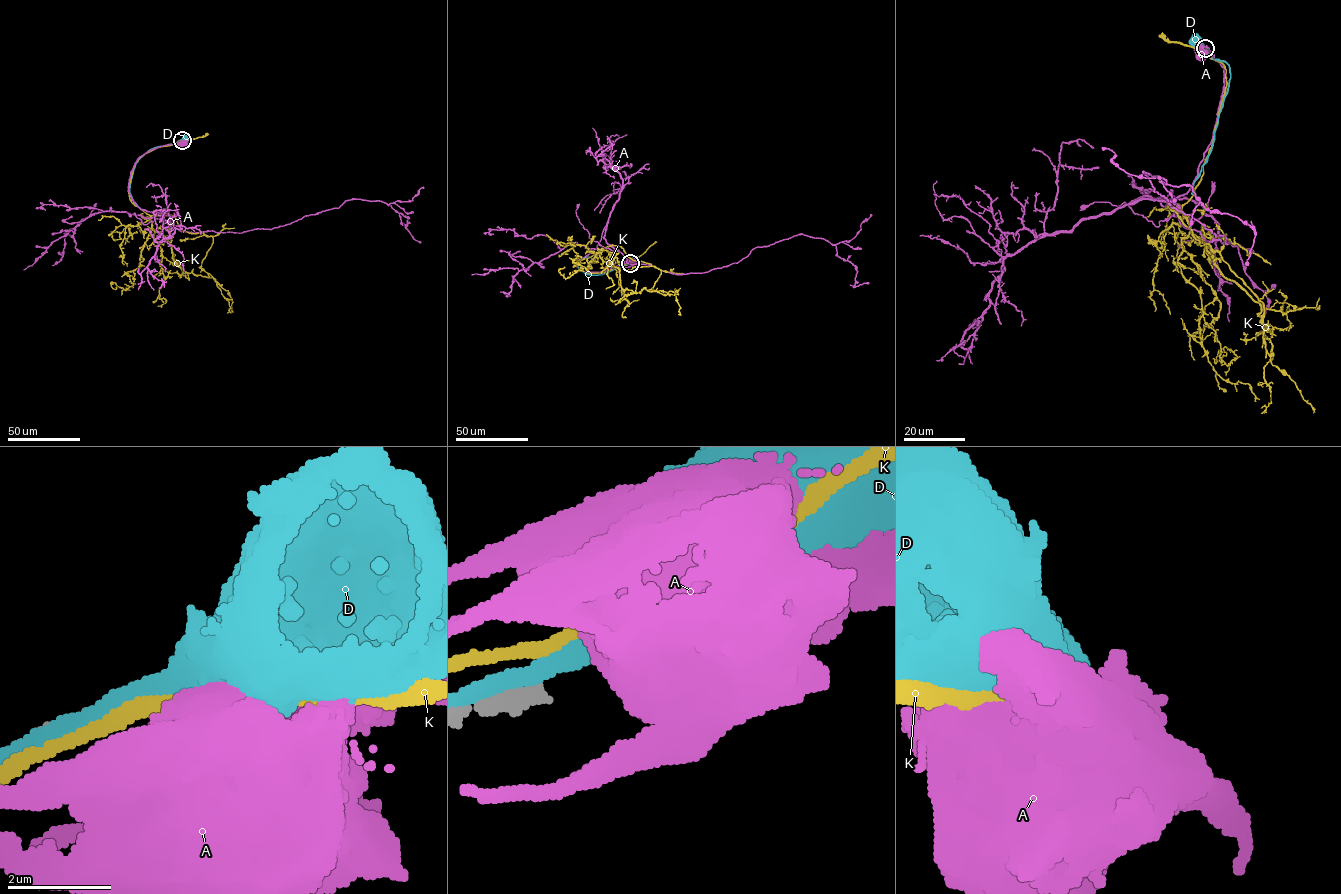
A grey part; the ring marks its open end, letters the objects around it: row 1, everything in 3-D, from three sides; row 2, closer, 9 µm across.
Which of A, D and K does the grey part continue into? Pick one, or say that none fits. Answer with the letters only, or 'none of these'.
none of these

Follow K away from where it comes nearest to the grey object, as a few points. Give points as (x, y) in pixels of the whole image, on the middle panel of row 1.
K: (629, 262), (599, 273), (576, 264), (621, 246), (627, 257), (661, 270), (649, 291), (675, 296), (678, 314)

